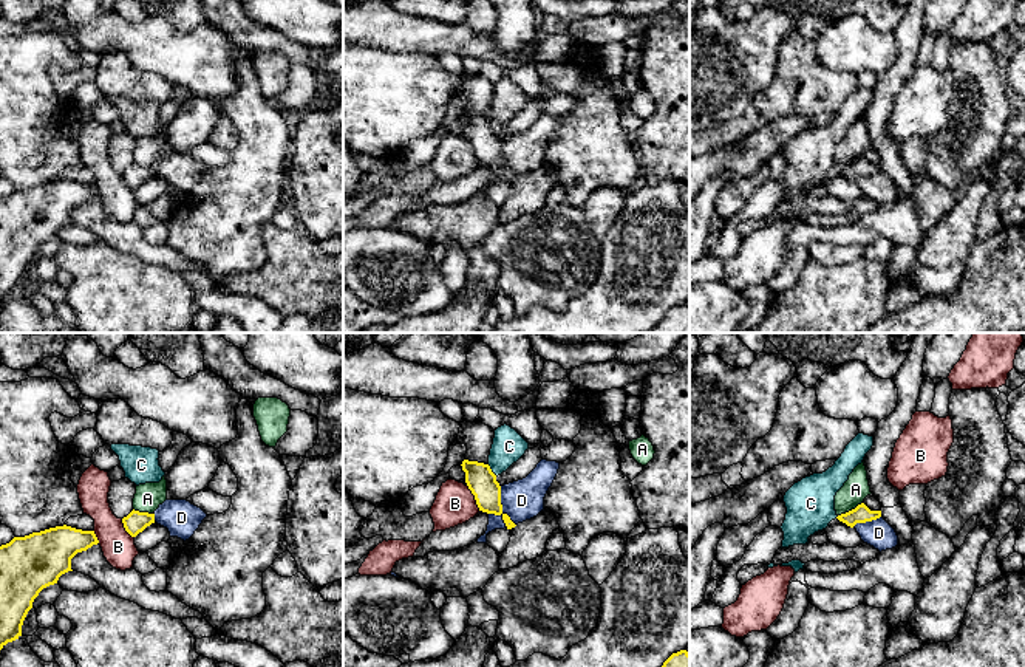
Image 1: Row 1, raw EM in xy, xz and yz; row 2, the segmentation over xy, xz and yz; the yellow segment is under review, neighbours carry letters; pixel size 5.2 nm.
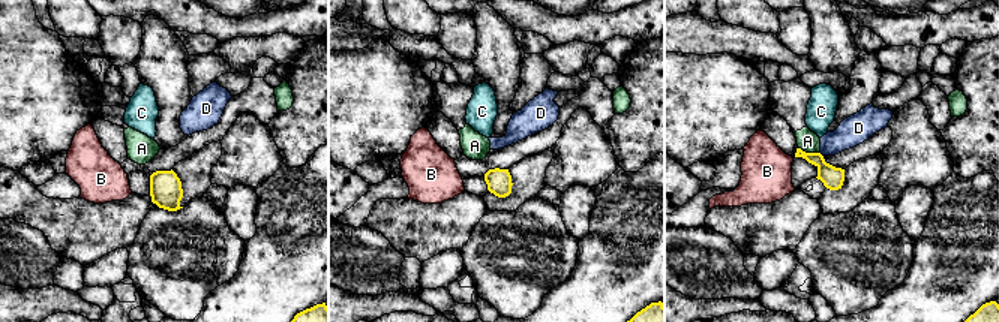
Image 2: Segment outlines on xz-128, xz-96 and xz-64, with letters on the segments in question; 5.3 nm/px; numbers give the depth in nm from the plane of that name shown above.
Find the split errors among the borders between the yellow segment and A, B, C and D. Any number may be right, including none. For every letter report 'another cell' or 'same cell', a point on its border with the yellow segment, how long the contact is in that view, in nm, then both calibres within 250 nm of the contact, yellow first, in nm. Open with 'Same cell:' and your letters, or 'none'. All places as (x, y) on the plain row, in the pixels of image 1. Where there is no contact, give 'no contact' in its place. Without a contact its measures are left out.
Same cell: none
A: another cell; contact yz (849, 164); length 150 nm; calibres 90 and 140 nm
B: another cell; contact xz (475, 150); length 150 nm; calibres 150 and 200 nm
C: another cell; contact xz (490, 124); length 80 nm; calibres 150 and 170 nm
D: another cell; contact xz (501, 160); length 220 nm; calibres 150 and 220 nm

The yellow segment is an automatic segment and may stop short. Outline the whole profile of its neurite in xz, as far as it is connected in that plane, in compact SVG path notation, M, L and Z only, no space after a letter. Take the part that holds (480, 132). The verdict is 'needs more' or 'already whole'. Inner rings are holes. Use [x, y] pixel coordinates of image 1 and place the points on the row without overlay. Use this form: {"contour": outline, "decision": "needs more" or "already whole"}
{"contour": "M464 113L461 119L465 125L465 136L475 149L479 164L501 169L501 139L496 135L496 128L492 125L490 119L468 113Z", "decision": "already whole"}

